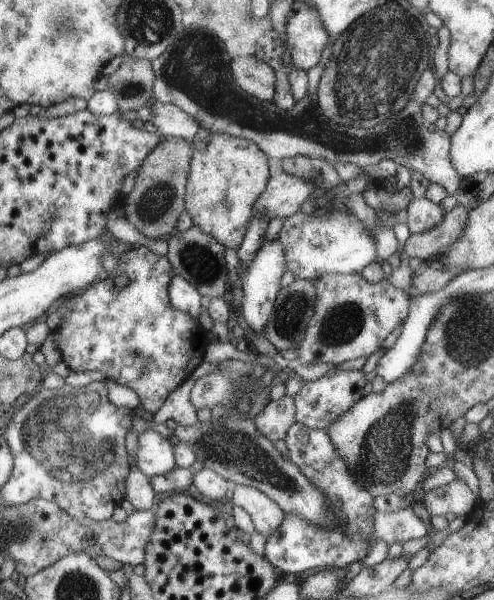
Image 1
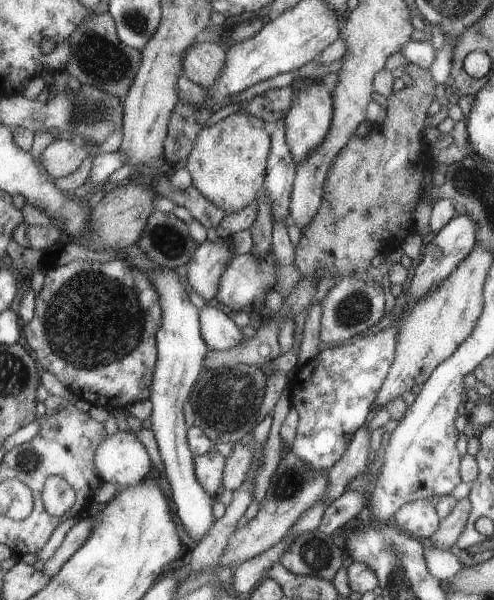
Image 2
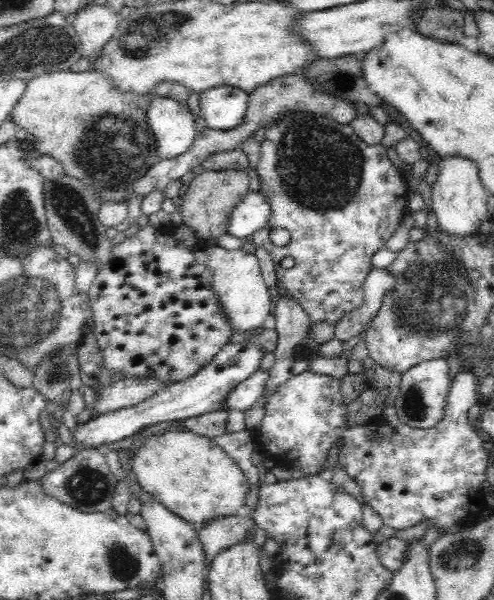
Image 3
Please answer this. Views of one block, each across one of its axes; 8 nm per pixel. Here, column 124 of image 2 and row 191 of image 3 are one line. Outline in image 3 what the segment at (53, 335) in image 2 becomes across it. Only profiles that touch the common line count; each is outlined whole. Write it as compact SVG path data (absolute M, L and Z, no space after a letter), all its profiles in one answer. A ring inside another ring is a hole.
M290 113L266 127L256 170L261 182L260 194L268 201L272 214L268 226L251 234L251 241L257 249L263 248L272 257L277 282L288 296L302 305L310 324L327 322L335 328L347 312L364 302L363 284L374 268L372 256L387 248L386 242L408 212L408 186L400 168L388 159L384 146L366 145L349 124L308 113ZM277 228L290 233L286 245L278 246L270 240L269 233ZM288 256L294 260L294 265L282 268L280 262Z

